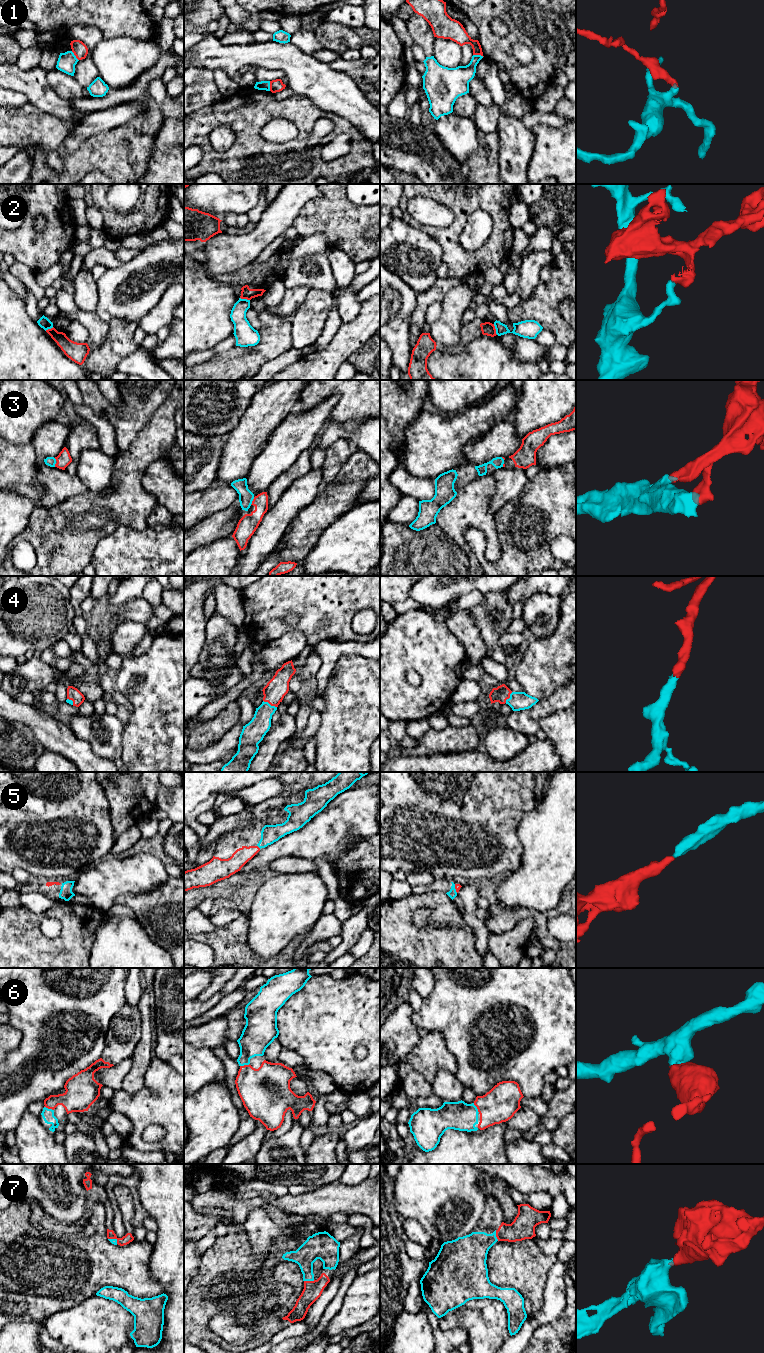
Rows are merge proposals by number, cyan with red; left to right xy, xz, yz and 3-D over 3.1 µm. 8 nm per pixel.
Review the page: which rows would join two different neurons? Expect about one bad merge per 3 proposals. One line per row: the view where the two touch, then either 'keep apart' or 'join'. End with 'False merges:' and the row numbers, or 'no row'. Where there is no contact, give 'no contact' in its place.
1: contact in yz; keep apart
2: contact in yz; keep apart
3: contact in xz; join
4: contact in xz; join
5: contact in xz; join
6: contact in xy; join
7: contact in yz; join
False merges: 1, 2

